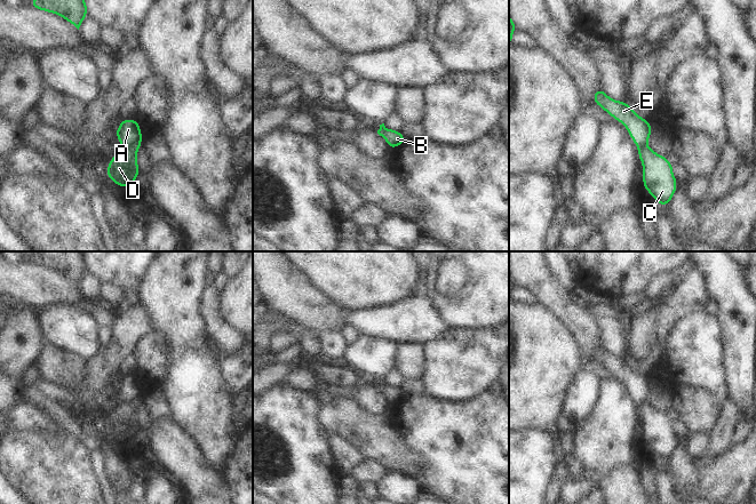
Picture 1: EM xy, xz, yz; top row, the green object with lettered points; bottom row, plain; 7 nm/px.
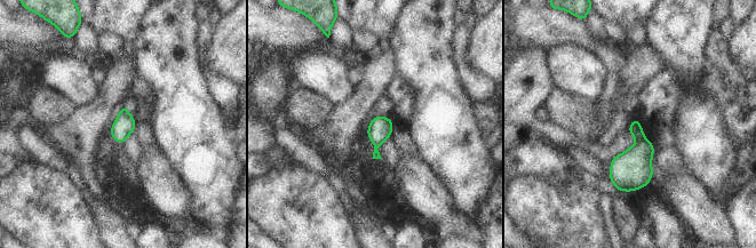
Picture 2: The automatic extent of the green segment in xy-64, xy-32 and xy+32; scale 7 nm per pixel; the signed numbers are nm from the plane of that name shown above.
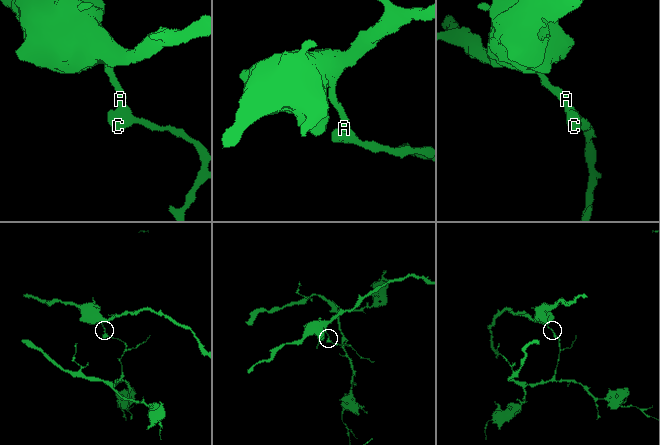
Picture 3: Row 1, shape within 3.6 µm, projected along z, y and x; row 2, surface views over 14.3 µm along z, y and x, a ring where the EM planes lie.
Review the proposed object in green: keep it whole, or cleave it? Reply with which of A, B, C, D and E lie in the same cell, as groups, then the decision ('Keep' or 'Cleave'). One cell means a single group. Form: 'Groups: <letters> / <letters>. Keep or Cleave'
Groups: A E / B C D. Cleave.

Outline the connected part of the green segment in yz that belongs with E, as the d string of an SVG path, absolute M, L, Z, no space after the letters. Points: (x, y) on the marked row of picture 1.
M596 89L594 91L594 102L627 128L638 150L646 146L648 137L653 133L650 120L640 118L629 107L627 101L619 102L612 99L603 89Z

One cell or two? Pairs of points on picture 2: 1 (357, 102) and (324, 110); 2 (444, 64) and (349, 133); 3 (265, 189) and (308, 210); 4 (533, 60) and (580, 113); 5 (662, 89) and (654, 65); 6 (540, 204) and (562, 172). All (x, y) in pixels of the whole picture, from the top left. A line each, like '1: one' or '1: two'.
1: two
2: two
3: one
4: two
5: two
6: two

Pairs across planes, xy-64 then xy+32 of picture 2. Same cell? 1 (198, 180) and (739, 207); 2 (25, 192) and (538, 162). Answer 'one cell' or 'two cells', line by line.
1: two cells
2: two cells

